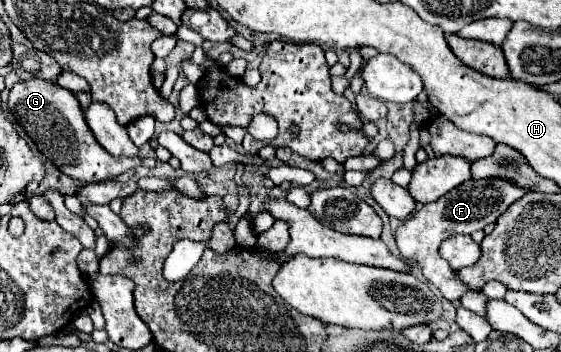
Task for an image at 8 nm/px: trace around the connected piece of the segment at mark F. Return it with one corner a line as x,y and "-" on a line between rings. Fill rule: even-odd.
470,179
466,183
462,183
462,187
456,187
454,191
446,193
444,197
422,205
418,211
412,213
412,219
404,221
396,233
396,245
400,249
400,255
404,257
404,261
416,263
420,265
424,277
428,279
428,283
436,285
440,289
440,293
452,301
452,299
460,299
468,289
458,281
458,277
454,275
454,271
450,269
450,265
446,261
442,261
440,253
438,253
438,245
456,235
456,233
464,233
470,235
478,229
484,229
488,223
494,223
516,199
520,199
526,191
516,187
510,181
502,181
502,179

